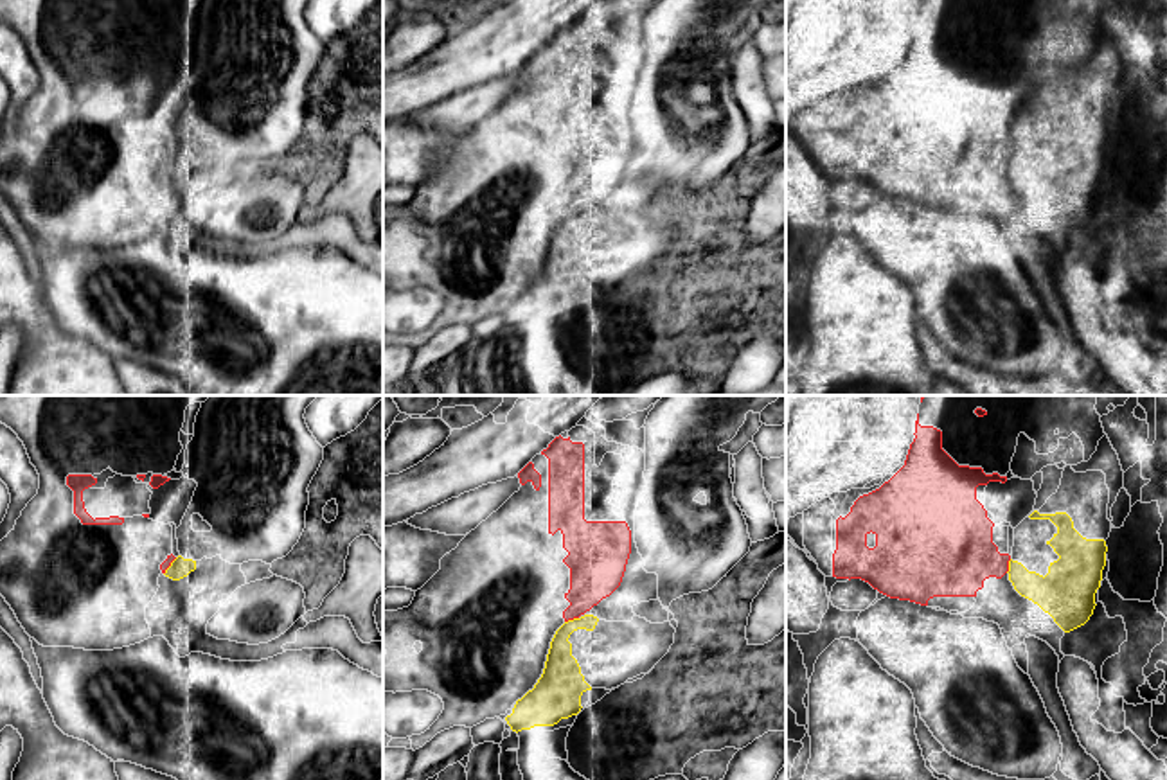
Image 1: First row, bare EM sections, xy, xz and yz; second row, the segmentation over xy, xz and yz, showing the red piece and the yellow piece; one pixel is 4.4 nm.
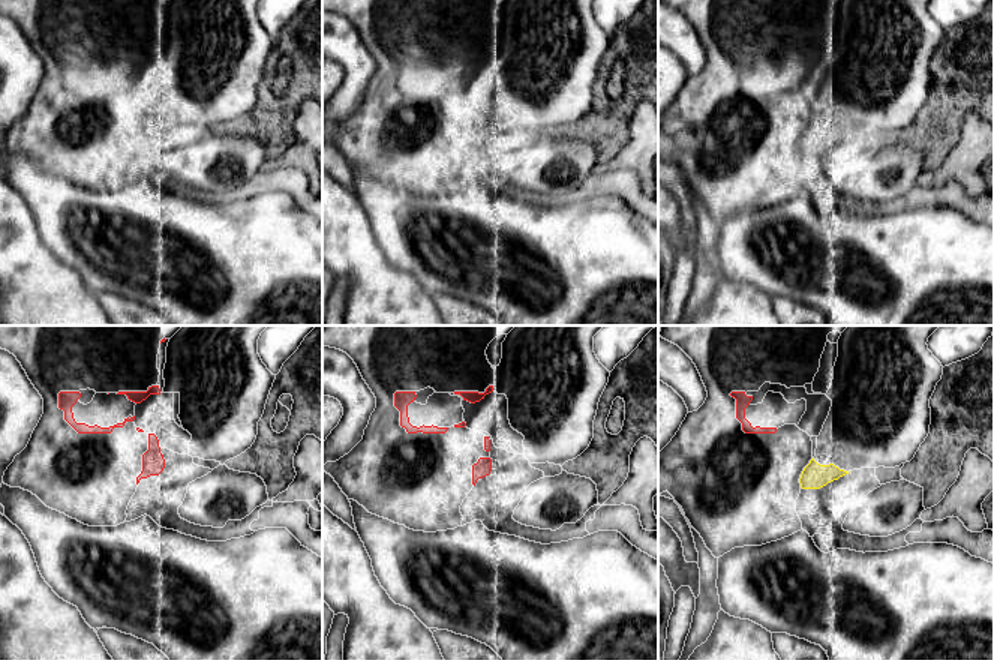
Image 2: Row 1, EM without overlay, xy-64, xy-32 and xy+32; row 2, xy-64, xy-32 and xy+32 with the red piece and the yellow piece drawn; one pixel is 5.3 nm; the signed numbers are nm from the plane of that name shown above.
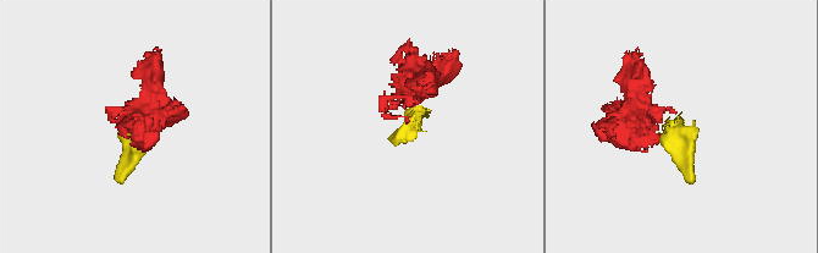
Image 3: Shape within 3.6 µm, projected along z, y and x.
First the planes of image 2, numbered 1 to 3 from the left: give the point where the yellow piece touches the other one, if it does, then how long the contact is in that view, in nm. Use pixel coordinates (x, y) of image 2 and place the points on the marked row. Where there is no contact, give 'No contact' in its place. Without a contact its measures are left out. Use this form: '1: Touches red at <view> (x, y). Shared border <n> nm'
1: No contact
2: No contact
3: No contact

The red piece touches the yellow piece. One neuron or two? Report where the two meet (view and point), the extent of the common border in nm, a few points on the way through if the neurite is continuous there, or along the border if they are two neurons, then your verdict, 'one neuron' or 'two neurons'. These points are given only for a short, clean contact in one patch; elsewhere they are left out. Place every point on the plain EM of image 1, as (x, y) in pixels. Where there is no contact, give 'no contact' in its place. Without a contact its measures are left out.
xz (570, 216) | 70 nm | two neurons

